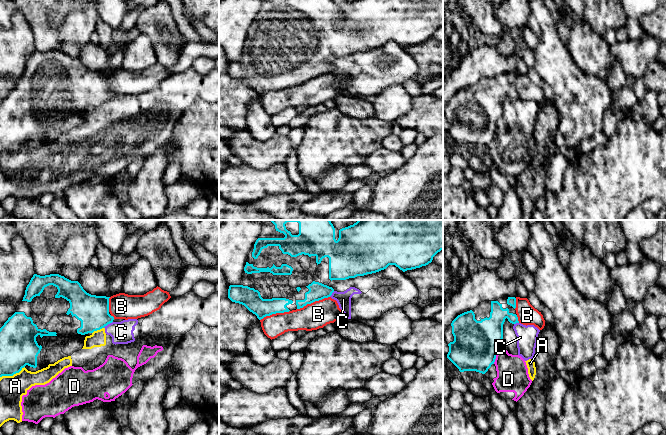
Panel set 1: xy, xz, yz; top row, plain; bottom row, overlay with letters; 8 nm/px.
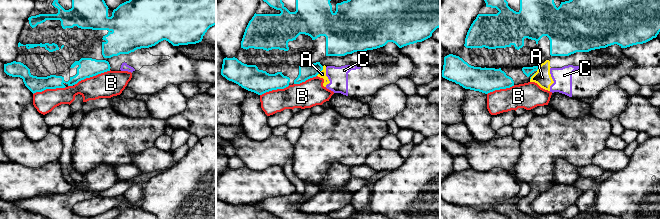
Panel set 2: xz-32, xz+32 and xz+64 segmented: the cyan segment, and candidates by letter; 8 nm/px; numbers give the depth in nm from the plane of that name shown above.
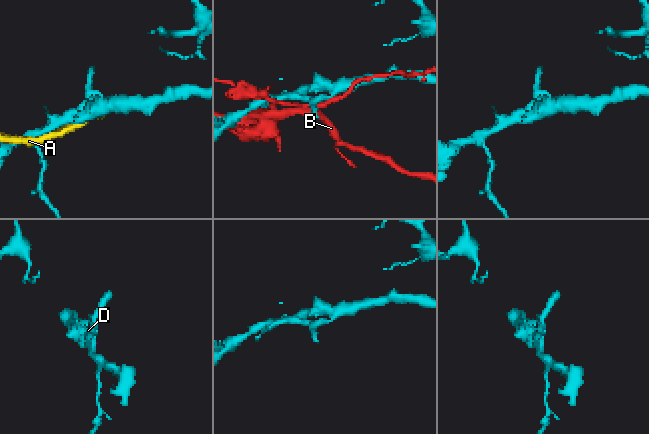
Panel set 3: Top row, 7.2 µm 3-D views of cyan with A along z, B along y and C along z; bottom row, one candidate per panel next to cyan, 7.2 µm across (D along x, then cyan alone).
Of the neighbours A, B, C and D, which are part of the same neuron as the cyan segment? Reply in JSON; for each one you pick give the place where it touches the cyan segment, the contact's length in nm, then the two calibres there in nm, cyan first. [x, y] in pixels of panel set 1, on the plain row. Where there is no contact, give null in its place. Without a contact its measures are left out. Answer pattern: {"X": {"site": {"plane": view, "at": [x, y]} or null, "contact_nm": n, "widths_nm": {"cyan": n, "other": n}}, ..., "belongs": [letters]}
{"belongs": []}

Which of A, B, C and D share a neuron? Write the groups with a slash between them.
A C D / B

